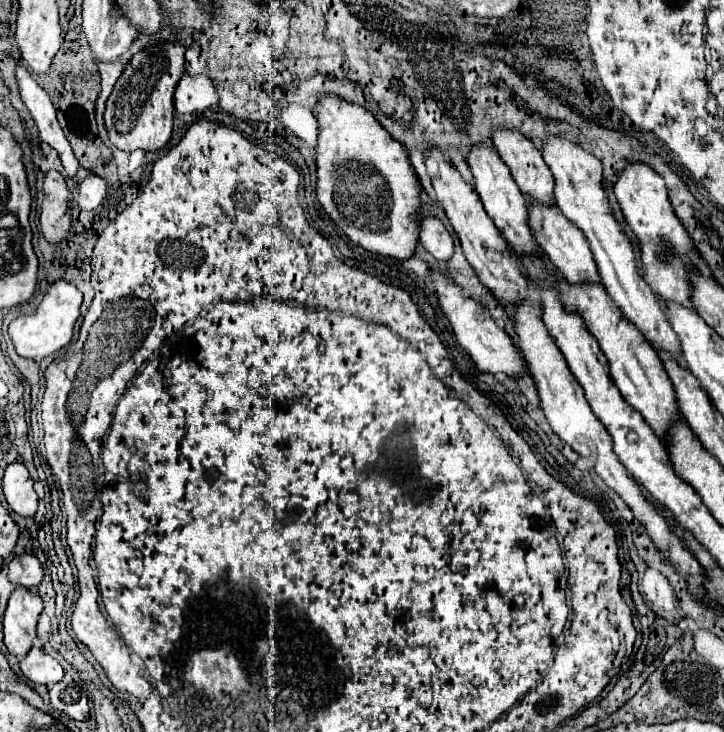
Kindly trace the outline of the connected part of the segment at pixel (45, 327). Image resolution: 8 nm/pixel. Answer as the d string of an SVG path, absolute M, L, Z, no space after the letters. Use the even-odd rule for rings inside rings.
M67 281L53 283L33 315L21 315L9 325L9 335L11 335L15 351L21 357L41 361L47 355L63 349L73 337L75 321L81 315L81 303L83 303L83 295L75 285L71 285Z

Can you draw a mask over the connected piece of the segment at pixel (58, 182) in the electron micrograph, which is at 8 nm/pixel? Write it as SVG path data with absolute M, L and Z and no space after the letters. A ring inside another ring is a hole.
M49 171L43 183L45 201L41 205L41 233L49 243L63 241L71 231L71 191L59 171Z

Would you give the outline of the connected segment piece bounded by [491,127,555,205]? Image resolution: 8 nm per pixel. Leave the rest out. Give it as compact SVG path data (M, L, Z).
M495 129L491 133L495 149L509 165L513 179L521 193L541 201L543 205L555 205L553 201L553 175L545 165L537 145L515 129Z

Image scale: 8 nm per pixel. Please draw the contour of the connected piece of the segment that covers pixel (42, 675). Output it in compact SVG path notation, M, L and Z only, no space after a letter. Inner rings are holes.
M33 647L19 665L21 665L21 673L29 681L45 687L55 685L57 681L63 679L63 667L51 655L47 655L43 649L37 647Z

